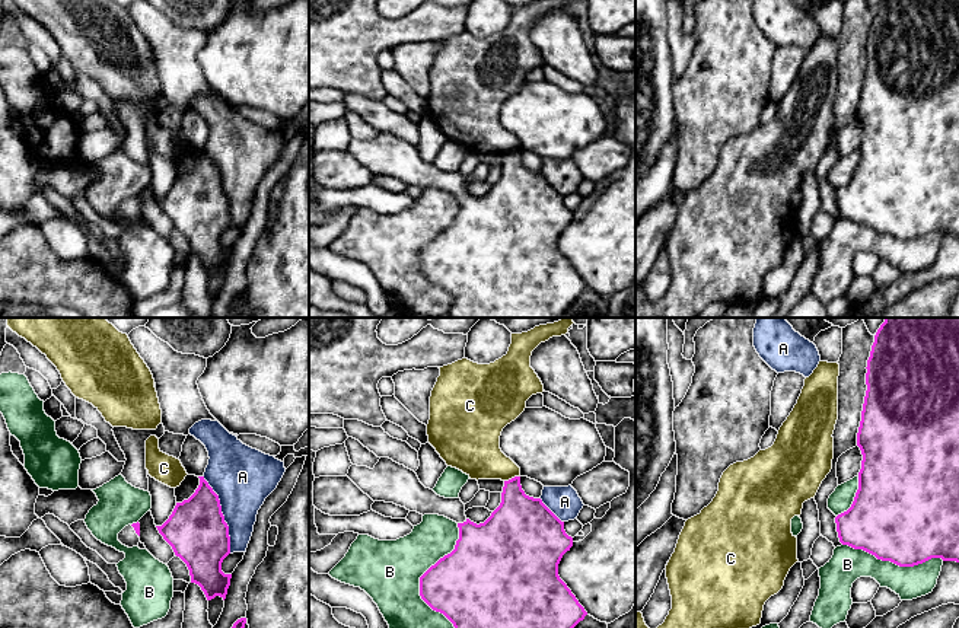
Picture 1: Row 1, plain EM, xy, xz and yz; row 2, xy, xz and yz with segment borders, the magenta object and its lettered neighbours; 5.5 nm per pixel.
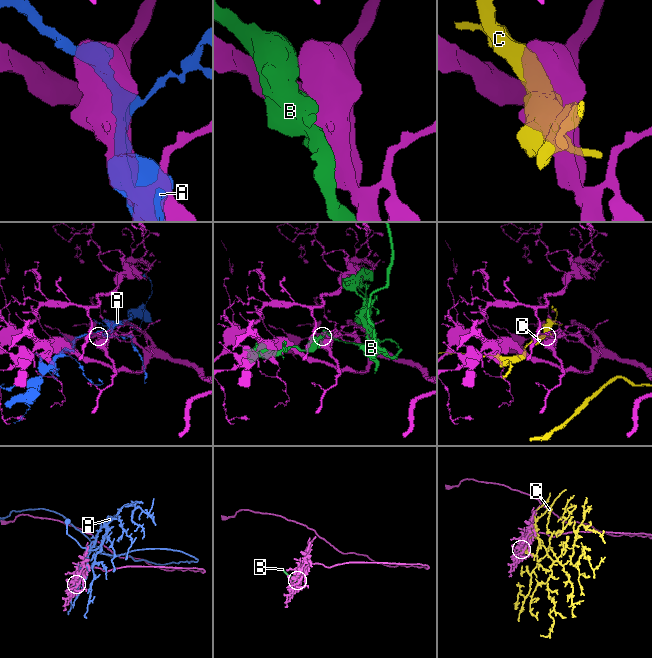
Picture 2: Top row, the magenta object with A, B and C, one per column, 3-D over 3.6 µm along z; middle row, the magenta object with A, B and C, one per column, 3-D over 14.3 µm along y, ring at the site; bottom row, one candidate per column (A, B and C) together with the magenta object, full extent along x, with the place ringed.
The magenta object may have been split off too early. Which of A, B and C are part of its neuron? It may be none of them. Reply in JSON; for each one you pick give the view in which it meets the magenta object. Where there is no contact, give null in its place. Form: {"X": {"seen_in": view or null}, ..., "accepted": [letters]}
{"accepted": []}

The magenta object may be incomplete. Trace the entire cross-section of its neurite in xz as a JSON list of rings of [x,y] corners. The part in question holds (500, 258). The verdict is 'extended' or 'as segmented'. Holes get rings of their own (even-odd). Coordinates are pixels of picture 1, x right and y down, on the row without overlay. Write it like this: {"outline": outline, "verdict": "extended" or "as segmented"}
{"outline": [[[380,131],[373,143],[367,140],[351,138],[347,150],[373,175],[385,175],[394,176],[396,179],[405,181],[410,185],[417,185],[420,188],[439,188],[445,189],[458,197],[459,201],[459,213],[456,214],[455,223],[440,232],[434,239],[431,239],[421,251],[420,251],[420,270],[421,272],[436,286],[443,287],[455,300],[453,306],[449,310],[450,318],[563,318],[564,312],[570,307],[570,305],[584,293],[587,286],[579,277],[576,270],[567,261],[567,258],[558,249],[558,238],[563,229],[570,224],[573,220],[573,211],[568,210],[564,204],[564,195],[561,195],[544,176],[541,172],[533,172],[525,168],[520,159],[520,150],[514,150],[509,154],[504,154],[501,176],[491,187],[491,189],[484,197],[474,197],[465,189],[465,178],[461,172],[445,172],[437,169],[433,163],[426,162],[417,147],[404,138],[394,136],[389,131]]], "verdict": "extended"}

